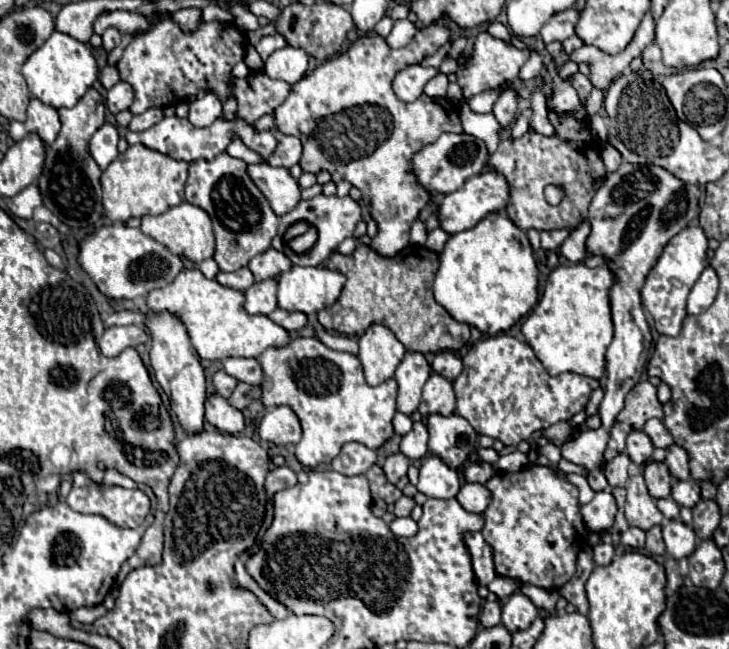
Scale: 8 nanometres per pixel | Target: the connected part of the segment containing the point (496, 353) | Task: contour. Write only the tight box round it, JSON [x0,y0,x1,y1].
[454,334,592,446]

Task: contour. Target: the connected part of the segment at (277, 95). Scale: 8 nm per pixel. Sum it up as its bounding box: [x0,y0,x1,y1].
[116,22,290,124]

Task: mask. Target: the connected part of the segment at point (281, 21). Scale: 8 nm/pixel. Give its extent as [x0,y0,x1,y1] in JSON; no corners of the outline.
[274,2,354,60]

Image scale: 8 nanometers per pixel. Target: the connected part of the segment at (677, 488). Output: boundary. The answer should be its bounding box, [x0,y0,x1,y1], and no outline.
[672,480,700,508]

